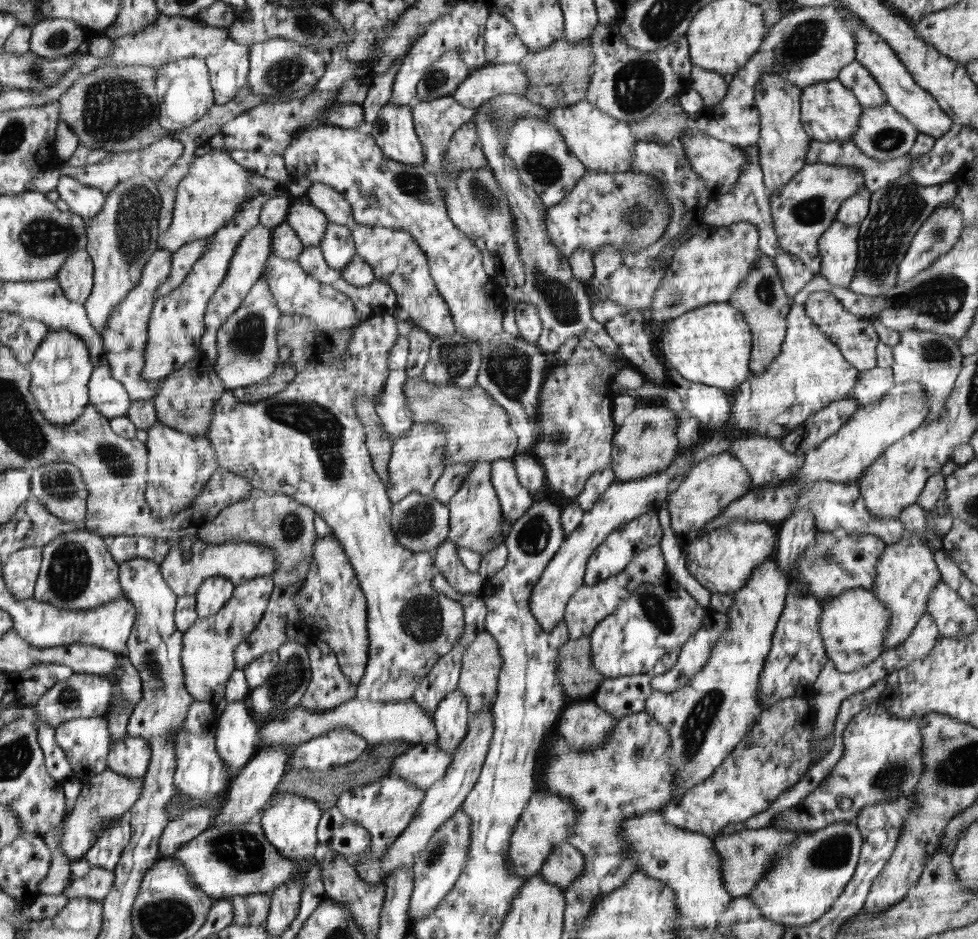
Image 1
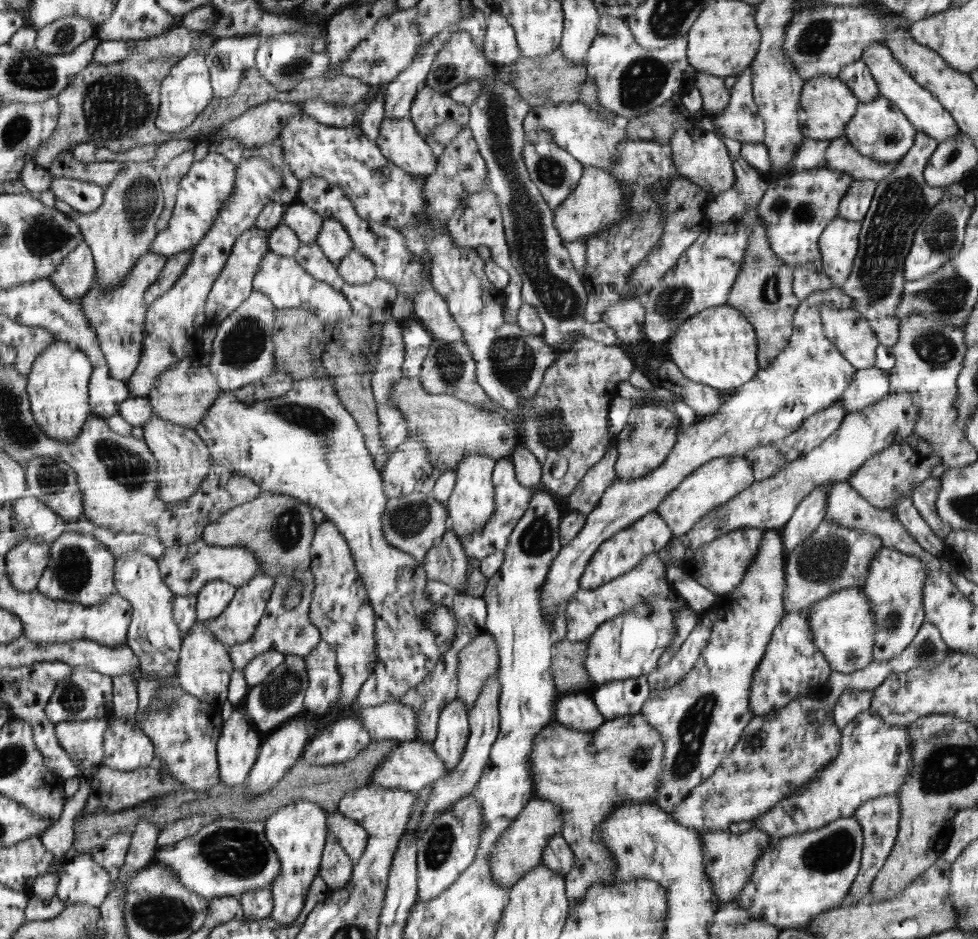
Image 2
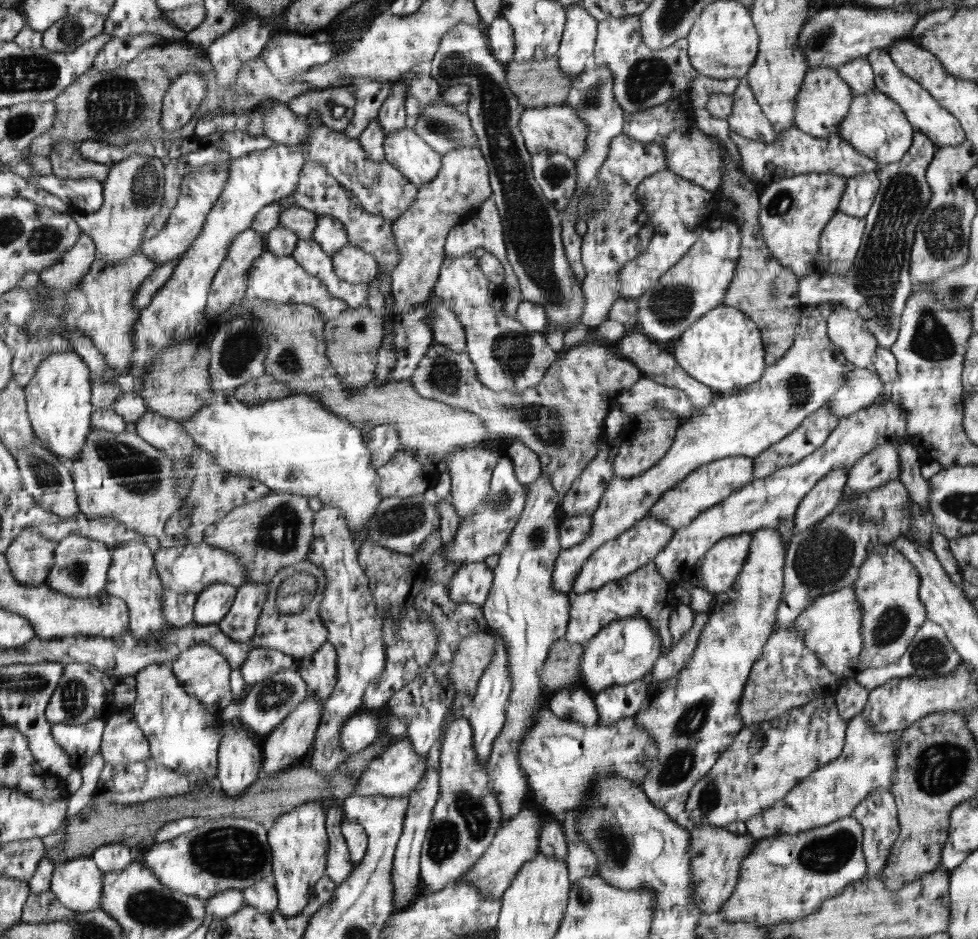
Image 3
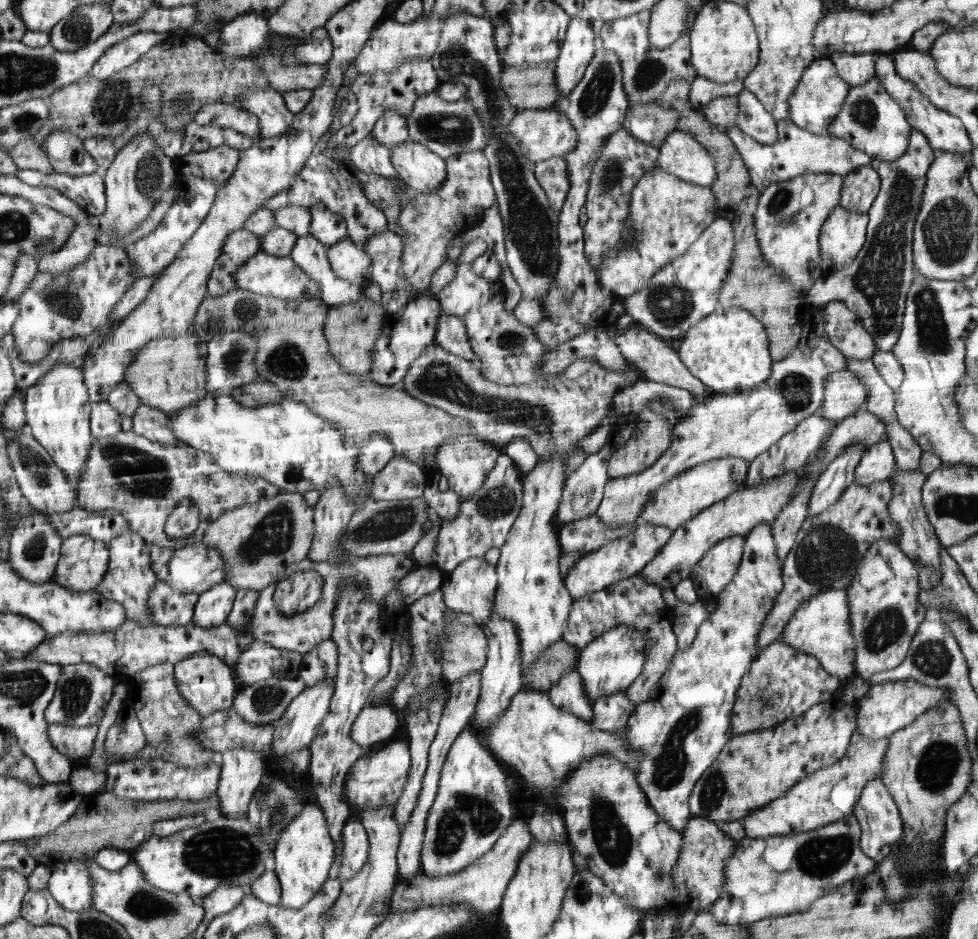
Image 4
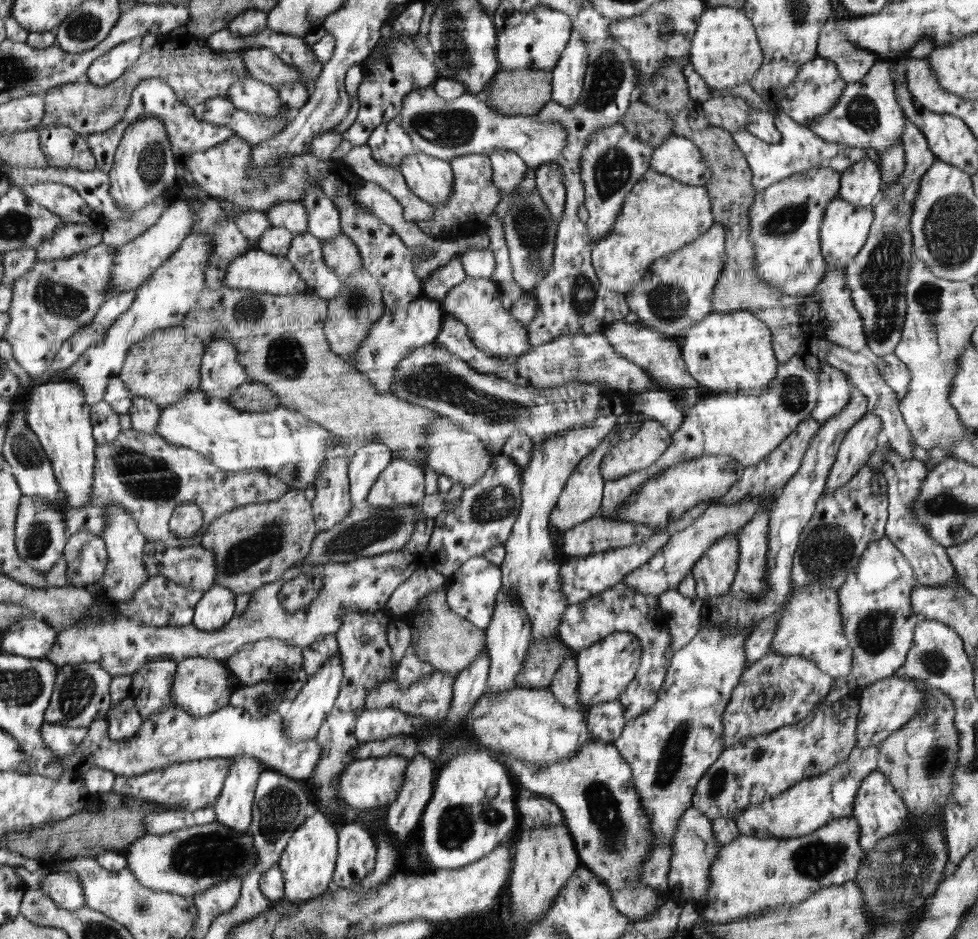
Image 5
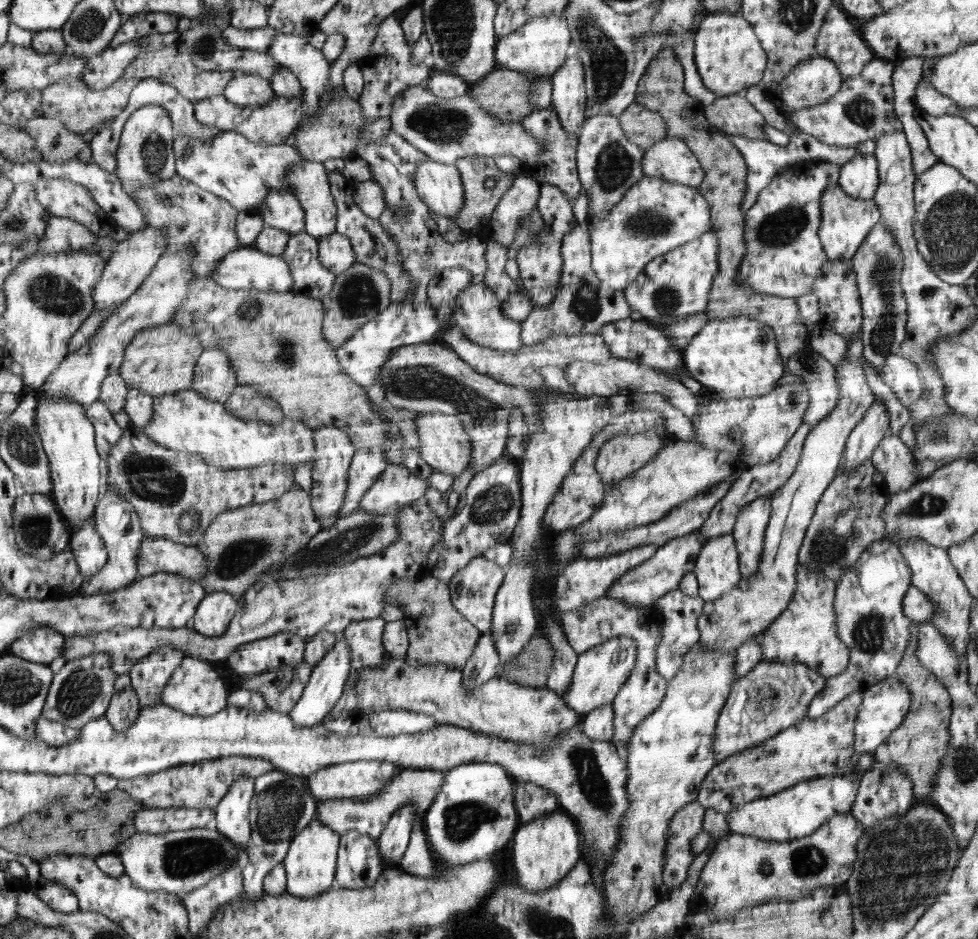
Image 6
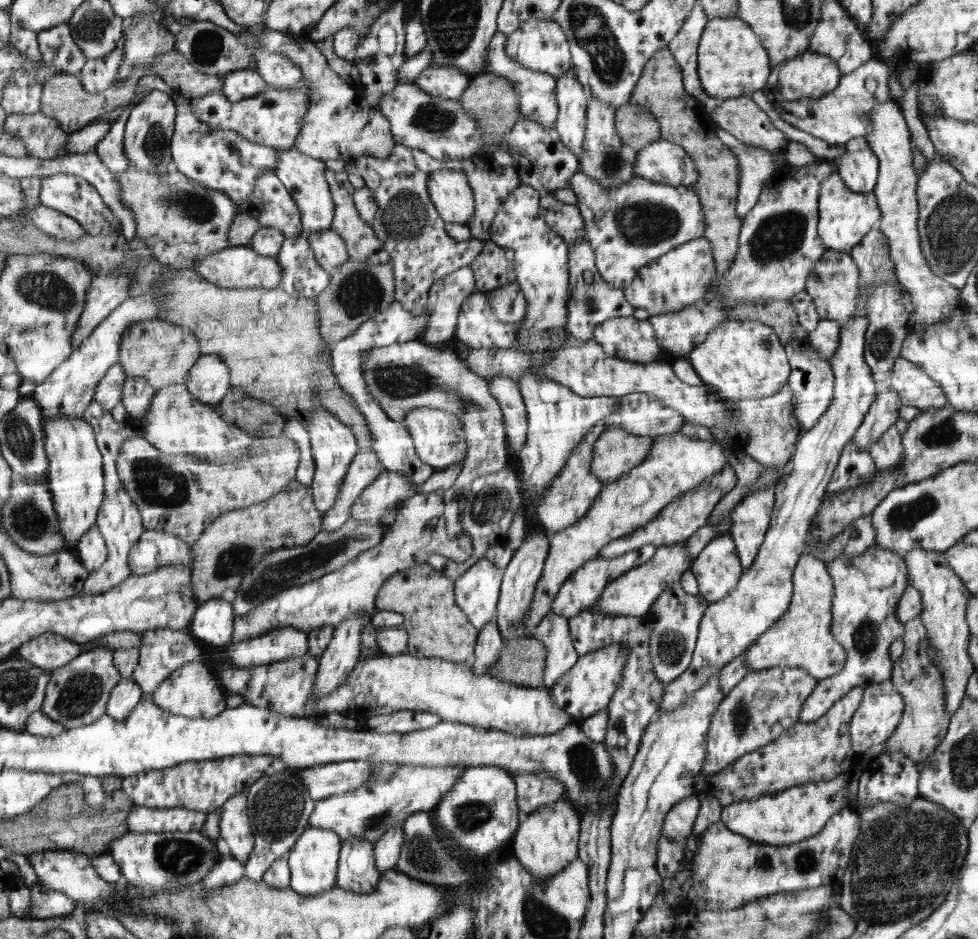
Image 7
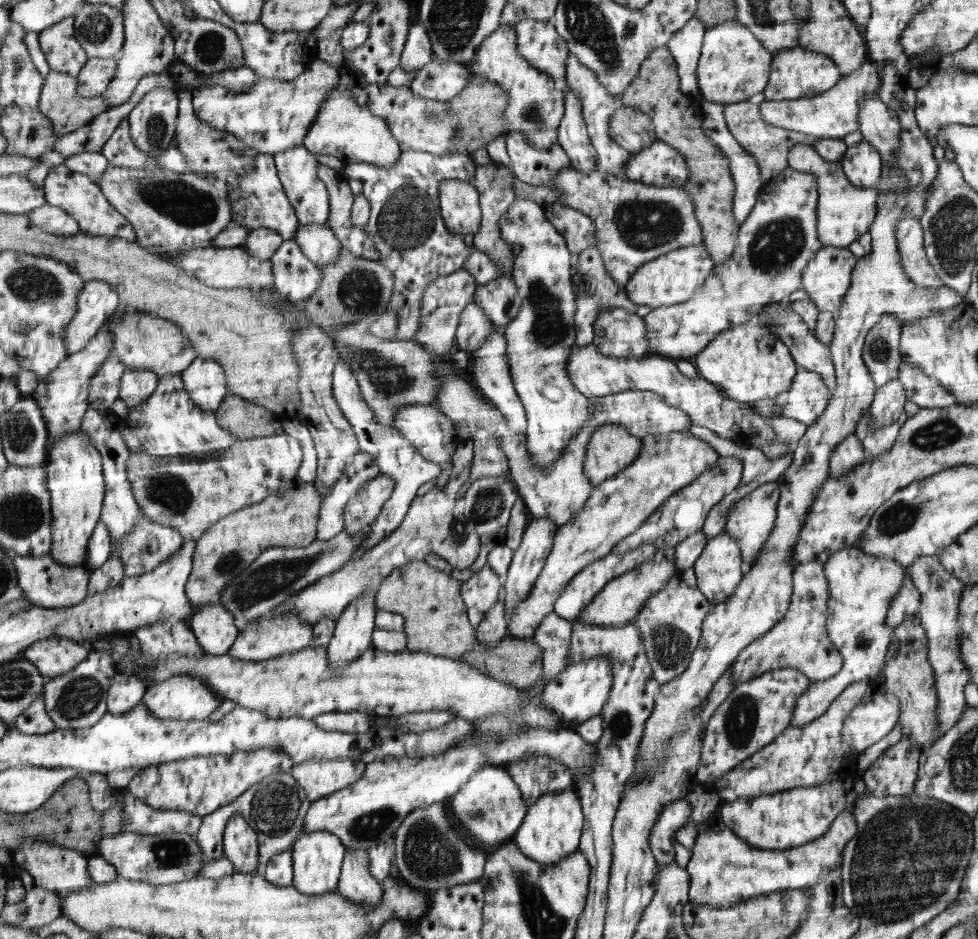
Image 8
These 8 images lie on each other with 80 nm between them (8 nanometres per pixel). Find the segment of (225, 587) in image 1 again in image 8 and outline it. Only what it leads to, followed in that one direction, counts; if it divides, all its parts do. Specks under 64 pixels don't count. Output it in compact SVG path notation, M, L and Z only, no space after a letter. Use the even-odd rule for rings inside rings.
M215 601L196 609L190 616L189 625L206 655L226 655L239 636L232 613Z

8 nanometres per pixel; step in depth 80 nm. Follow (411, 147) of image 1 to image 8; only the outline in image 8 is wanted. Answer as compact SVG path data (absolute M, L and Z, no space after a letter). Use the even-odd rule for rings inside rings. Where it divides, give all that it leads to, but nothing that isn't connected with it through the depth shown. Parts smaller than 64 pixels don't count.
M448 179L440 189L441 211L447 228L462 240L465 234L474 236L483 224L478 189L458 179Z

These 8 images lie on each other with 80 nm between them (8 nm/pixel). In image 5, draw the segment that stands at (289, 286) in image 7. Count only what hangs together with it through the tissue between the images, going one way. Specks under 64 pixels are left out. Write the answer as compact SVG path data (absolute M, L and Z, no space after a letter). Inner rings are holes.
M307 232L294 235L286 256L305 280L307 293L328 301L339 296L346 278L340 277L339 273L326 263L323 243Z

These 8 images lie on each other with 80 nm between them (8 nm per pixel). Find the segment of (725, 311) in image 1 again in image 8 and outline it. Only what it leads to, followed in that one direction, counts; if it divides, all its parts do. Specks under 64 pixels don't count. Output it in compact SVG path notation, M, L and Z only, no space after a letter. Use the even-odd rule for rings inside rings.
M756 319L719 332L693 361L699 376L719 387L727 398L747 404L785 397L797 373L797 364L788 347Z

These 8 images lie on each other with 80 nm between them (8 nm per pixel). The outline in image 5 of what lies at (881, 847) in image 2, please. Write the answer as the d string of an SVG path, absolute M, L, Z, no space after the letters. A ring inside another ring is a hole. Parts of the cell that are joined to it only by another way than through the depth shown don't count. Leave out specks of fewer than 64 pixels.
M876 770L869 774L861 784L855 796L855 805L852 816L860 825L859 843L861 849L872 850L881 838L886 838L891 834L901 830L908 823L908 811L904 806L903 800L895 791L895 788L888 782L888 779Z

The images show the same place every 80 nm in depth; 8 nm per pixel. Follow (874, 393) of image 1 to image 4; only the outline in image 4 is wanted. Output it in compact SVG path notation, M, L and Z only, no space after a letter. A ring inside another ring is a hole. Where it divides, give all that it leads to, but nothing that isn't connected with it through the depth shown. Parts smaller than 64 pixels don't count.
M848 370L833 372L825 388L824 402L817 413L824 420L840 422L852 415L857 408L863 408L867 398L867 384L856 373Z

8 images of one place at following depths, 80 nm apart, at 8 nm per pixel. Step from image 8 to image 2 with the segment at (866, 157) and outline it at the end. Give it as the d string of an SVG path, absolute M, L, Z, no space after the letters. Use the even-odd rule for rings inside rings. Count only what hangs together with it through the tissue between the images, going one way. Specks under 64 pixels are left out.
M853 179L846 196L840 201L838 216L848 221L862 222L870 209L877 186L875 180Z

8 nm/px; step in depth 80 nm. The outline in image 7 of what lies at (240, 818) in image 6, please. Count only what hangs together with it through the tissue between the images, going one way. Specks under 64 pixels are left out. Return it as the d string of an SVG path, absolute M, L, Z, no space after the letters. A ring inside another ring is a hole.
M247 792L236 793L223 804L219 833L236 860L247 862L254 848L254 827L248 814Z

